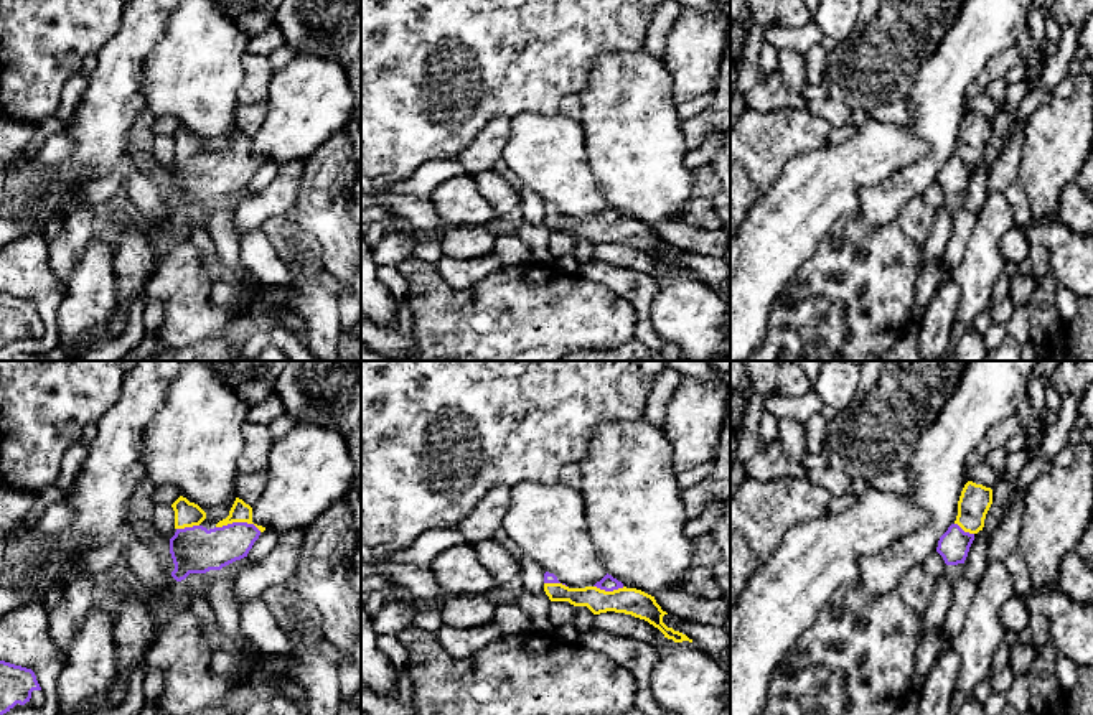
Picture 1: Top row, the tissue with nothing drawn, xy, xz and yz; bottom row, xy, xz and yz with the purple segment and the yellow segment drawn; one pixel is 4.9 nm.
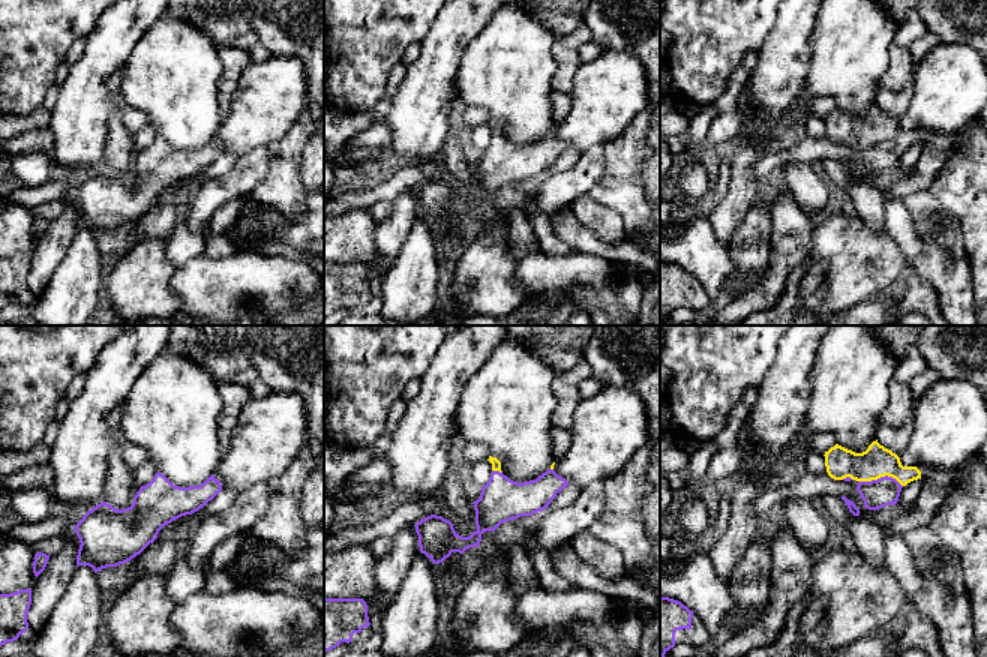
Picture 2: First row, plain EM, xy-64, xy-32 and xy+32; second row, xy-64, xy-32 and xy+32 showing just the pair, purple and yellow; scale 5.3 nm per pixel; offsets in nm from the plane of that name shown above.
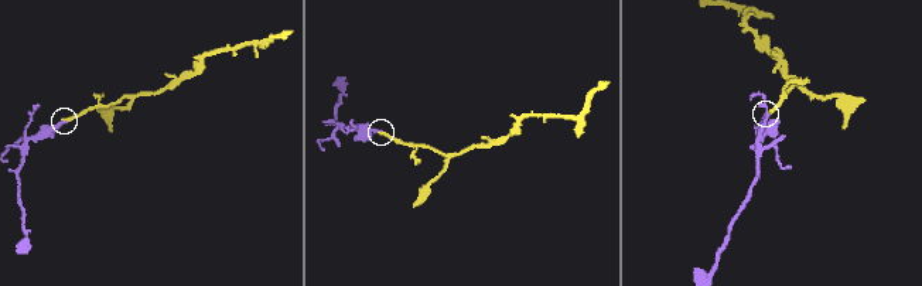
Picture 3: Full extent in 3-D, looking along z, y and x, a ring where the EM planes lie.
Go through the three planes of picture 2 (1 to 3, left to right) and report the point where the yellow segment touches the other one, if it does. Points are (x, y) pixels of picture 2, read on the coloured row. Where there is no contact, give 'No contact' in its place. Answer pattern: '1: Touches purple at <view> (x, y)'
1: No contact
2: Touches purple at xy-32 (497, 471)
3: Touches purple at xy+32 (881, 477)

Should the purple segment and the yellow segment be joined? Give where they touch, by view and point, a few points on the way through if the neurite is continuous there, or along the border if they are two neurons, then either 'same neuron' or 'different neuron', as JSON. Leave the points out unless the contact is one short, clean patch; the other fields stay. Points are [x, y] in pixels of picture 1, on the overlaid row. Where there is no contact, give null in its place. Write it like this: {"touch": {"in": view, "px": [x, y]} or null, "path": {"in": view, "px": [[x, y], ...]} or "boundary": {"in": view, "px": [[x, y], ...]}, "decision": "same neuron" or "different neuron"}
{"touch": {"in": "xy", "px": [239, 523]}, "path": {"in": "xy", "px": [[197, 551], [213, 549], [239, 523], [239, 513]]}, "decision": "same neuron"}

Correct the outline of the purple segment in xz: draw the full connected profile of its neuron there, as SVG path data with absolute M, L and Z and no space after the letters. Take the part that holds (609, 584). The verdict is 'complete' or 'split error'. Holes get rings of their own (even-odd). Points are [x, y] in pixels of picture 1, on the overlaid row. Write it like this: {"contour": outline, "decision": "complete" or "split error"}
{"contour": "M546 572L544 591L551 601L569 601L574 606L587 606L593 615L607 611L631 615L648 621L658 628L664 638L674 643L692 643L686 634L663 623L663 616L668 613L661 610L654 596L636 588L626 588L608 573L593 586L569 588L565 583L561 583L554 573Z", "decision": "split error"}

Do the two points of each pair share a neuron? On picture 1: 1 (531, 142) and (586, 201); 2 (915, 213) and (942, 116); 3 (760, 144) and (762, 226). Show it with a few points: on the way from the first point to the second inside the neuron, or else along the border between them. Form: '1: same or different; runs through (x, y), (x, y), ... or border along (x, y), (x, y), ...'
1: same; runs through (546, 157), (571, 186)
2: different; border along (922, 195), (915, 195), (895, 221)
3: different; border along (785, 163), (772, 186), (747, 214)

